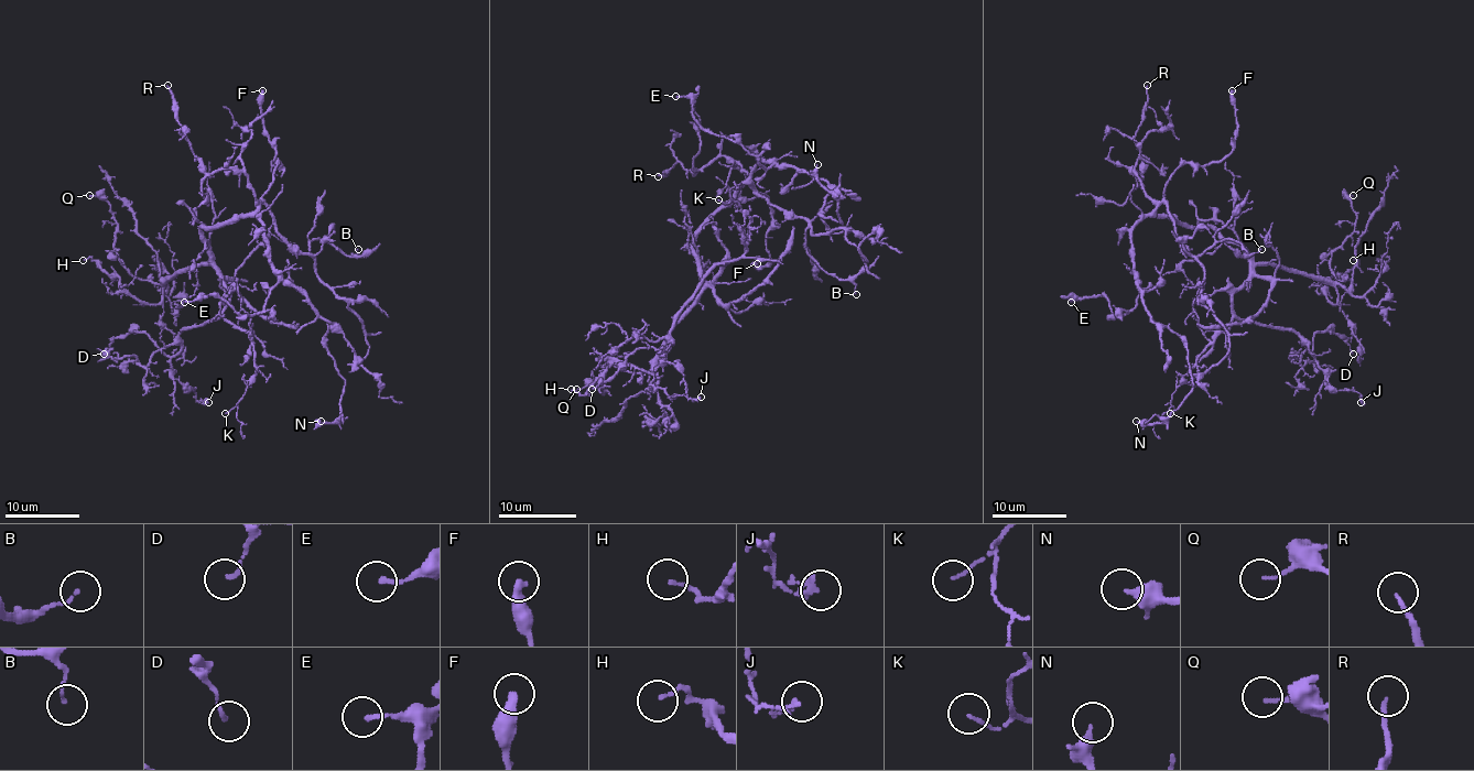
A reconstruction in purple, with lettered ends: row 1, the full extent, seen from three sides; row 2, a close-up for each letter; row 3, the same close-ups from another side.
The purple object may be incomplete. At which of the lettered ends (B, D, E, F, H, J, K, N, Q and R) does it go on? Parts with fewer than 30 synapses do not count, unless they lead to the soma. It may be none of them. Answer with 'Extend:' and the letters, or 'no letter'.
Extend: no letter

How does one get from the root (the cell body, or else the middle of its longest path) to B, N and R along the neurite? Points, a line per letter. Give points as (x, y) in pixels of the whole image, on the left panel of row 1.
B: (224, 227), (262, 203), (275, 230), (311, 257), (313, 240), (347, 254), (358, 249)
N: (224, 227), (257, 217), (268, 262), (329, 322), (326, 348), (345, 391), (342, 413), (321, 421)
R: (224, 227), (251, 214), (257, 198), (242, 173), (205, 171), (176, 118), (168, 85)

